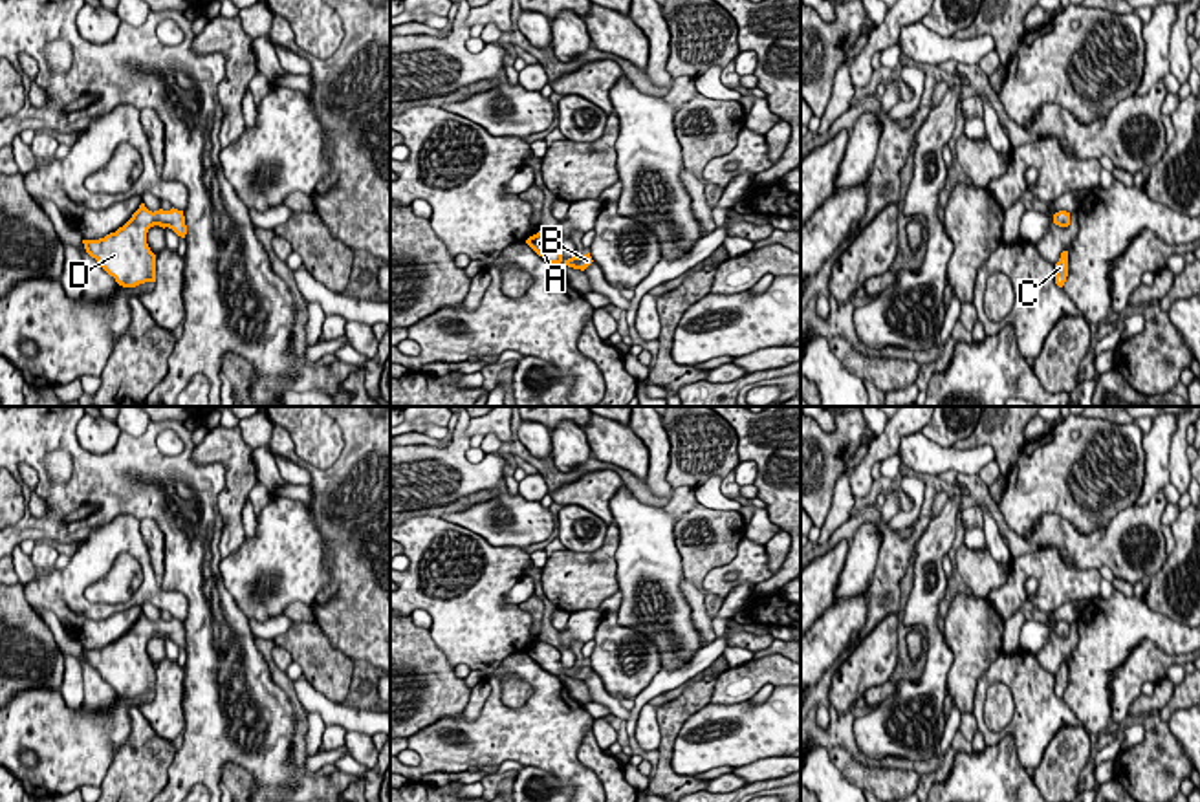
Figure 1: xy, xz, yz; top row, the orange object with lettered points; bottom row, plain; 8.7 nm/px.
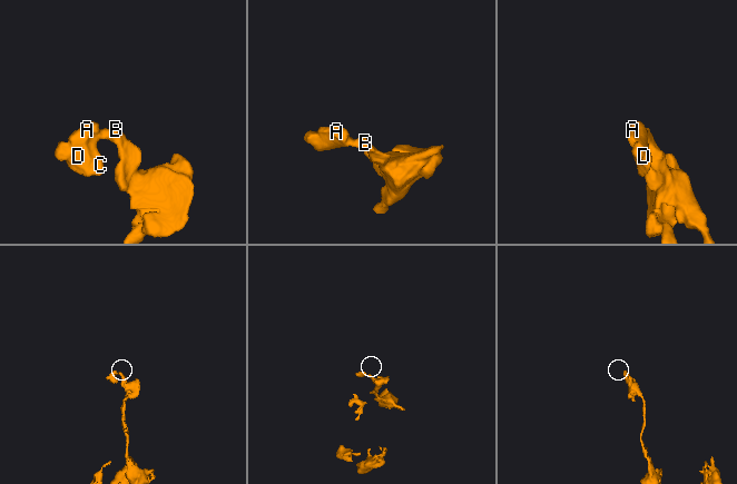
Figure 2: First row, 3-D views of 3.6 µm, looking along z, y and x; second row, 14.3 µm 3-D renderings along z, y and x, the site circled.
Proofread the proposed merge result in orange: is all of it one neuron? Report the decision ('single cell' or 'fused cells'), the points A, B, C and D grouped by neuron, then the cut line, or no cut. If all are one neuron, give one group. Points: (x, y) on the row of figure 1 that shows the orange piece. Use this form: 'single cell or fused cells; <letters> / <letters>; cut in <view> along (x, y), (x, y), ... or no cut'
single cell; A B C D; no cut

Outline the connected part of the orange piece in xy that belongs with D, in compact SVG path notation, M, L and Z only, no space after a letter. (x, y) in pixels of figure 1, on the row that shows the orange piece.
M145 203L132 218L115 233L99 240L82 240L86 253L115 278L123 287L136 287L145 282L156 282L156 255L147 244L150 227L169 227L178 236L185 238L187 225L183 211L148 211Z

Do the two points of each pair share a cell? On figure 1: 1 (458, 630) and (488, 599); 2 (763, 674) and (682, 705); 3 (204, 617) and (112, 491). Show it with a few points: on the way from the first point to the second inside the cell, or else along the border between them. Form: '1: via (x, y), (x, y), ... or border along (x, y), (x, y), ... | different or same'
1: via (466, 623), (482, 606) | same
2: border along (719, 676), (709, 702) | different
3: via (191, 579), (187, 542), (151, 502) | same

